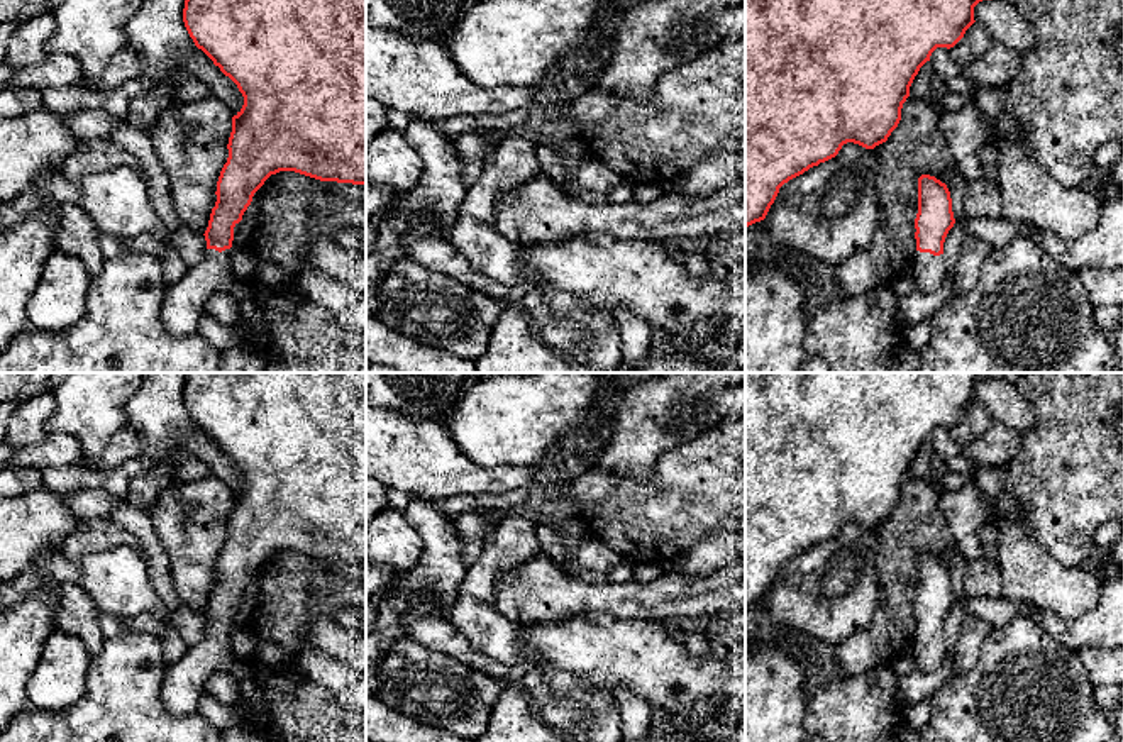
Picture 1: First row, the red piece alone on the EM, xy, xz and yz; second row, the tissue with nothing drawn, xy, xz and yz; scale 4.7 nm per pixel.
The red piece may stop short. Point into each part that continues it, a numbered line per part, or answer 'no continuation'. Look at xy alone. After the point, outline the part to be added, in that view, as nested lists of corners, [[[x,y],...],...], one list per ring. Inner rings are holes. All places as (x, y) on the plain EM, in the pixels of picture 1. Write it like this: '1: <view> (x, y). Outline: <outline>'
1: xy (182, 688). Outline: [[[207,628],[196,645],[188,647],[178,662],[168,666],[161,686],[161,700],[169,715],[190,717],[198,713],[203,684],[217,671],[232,674],[239,683],[244,720],[264,728],[268,723],[268,708],[252,679],[256,673],[234,656],[230,628],[222,632]]]

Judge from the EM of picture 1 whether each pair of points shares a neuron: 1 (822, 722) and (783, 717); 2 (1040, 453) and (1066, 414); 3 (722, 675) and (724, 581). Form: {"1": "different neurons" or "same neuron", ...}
{"1": "different neurons", "2": "same neuron", "3": "different neurons"}

